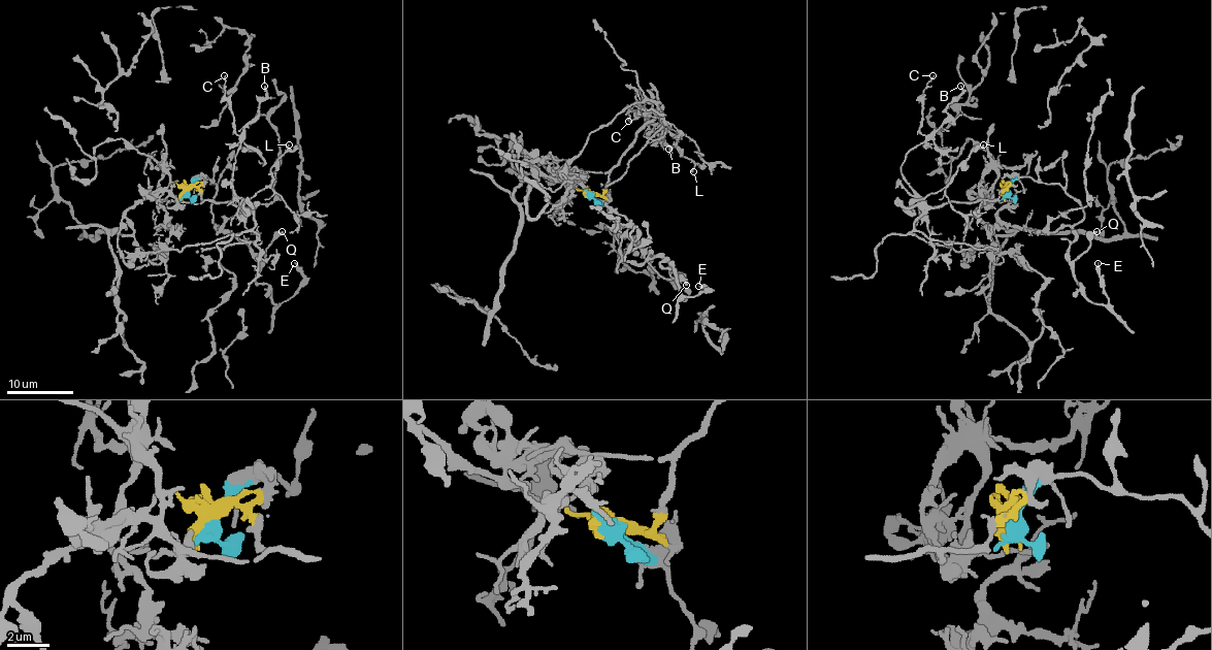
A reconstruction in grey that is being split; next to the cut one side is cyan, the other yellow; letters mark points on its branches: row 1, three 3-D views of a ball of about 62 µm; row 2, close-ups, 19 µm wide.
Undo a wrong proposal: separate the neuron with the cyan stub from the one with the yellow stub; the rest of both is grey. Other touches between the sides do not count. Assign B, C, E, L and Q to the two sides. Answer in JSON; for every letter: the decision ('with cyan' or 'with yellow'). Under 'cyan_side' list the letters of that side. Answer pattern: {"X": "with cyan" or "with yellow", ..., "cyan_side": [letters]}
{"B": "with yellow", "C": "with yellow", "E": "with cyan", "L": "with yellow", "Q": "with cyan", "cyan_side": ["E", "Q"]}

